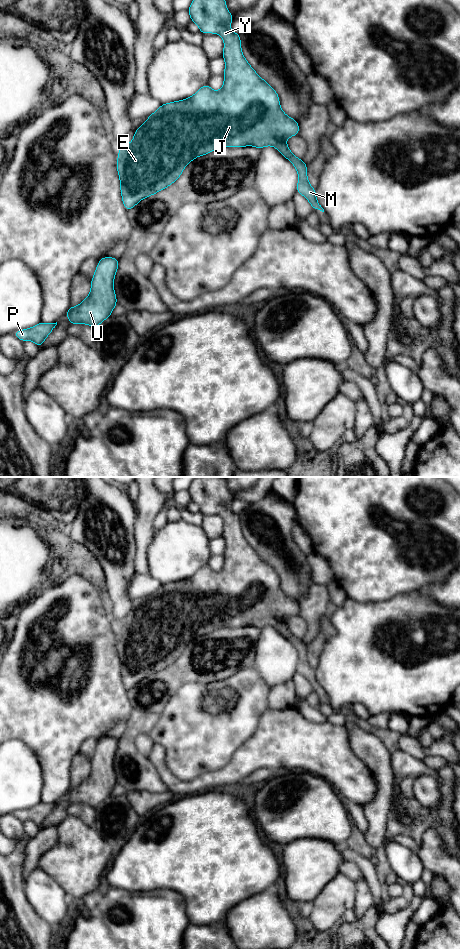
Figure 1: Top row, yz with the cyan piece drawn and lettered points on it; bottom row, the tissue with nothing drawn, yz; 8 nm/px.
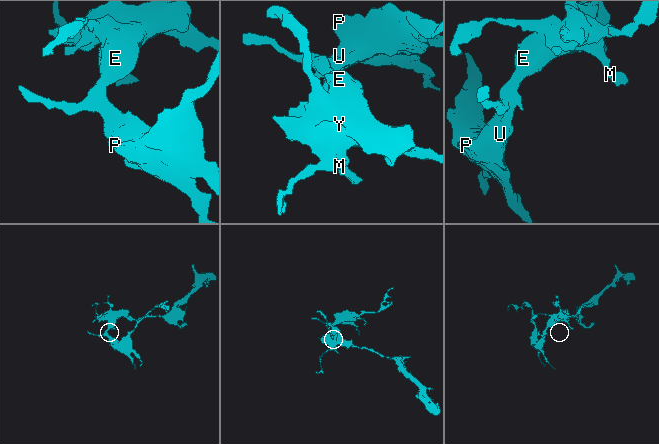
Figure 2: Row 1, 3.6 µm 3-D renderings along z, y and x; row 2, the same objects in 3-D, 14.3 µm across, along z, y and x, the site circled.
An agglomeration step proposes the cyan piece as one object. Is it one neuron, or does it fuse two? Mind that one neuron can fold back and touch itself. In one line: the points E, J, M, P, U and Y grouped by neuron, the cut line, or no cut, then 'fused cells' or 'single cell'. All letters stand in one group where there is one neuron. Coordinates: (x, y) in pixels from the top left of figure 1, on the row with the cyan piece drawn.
E J M P U Y; no cut; single cell

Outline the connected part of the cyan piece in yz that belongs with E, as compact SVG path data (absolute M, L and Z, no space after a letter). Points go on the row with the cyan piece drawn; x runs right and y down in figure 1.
M193 0L187 11L191 21L199 26L201 34L214 33L223 38L224 84L219 91L214 91L208 84L205 84L187 99L161 104L159 109L149 115L149 118L135 131L133 141L130 144L122 143L118 152L117 171L125 209L129 211L142 199L173 184L181 176L185 166L196 157L224 147L254 146L262 149L265 146L274 146L294 165L298 172L297 193L302 194L309 201L313 211L318 209L324 212L316 199L316 190L309 184L307 164L302 159L295 157L286 144L287 138L299 135L299 123L282 111L278 93L255 72L243 56L241 38L238 33L234 33L230 29L230 24L234 18L227 9L226 1Z

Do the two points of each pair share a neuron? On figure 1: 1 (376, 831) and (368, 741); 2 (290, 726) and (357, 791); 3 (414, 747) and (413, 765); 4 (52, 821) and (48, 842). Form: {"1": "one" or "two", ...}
{"1": "one", "2": "one", "3": "two", "4": "two"}

